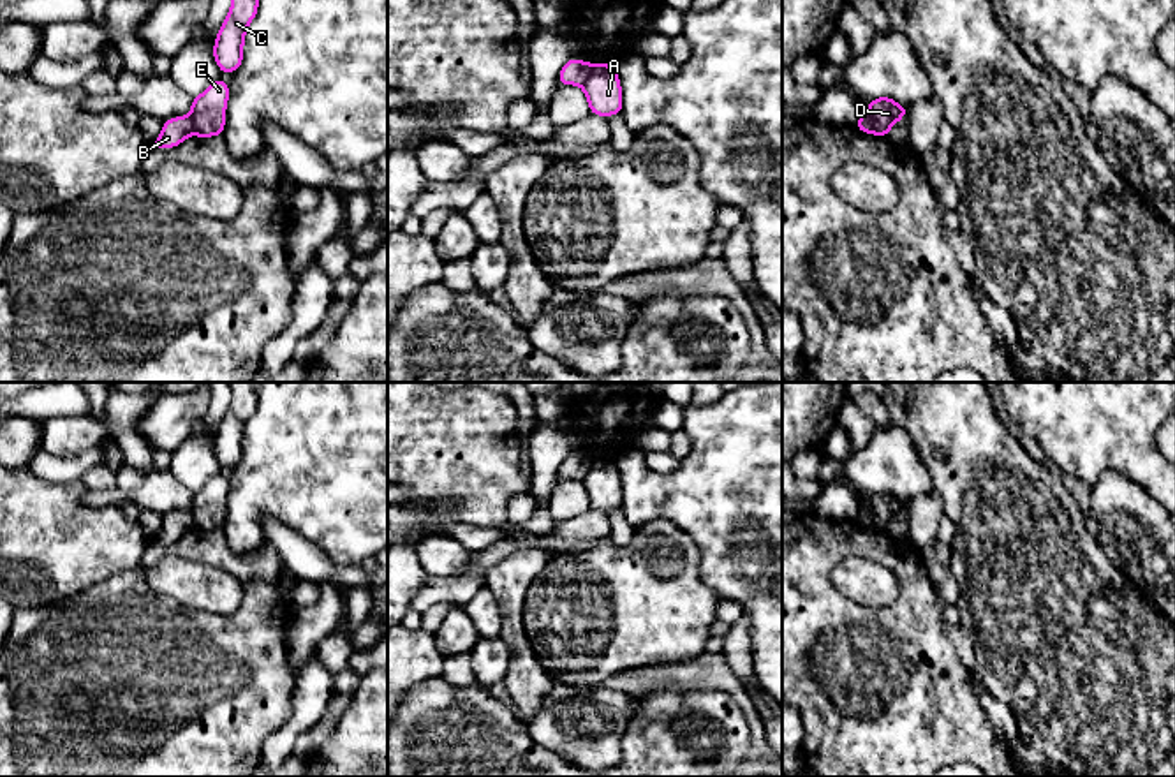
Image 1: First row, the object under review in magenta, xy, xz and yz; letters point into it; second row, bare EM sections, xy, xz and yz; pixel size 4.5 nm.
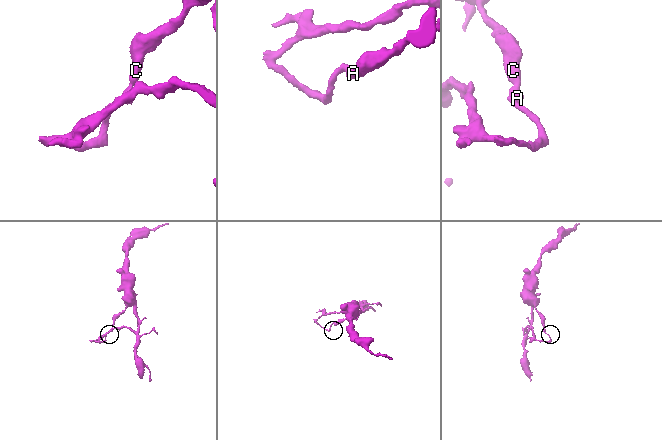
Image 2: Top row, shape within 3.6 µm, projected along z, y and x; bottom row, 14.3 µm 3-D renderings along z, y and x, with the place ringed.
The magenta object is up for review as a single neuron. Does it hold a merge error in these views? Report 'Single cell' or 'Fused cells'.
Fused cells

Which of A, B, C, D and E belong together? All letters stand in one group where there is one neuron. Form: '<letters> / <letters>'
A C D E / B

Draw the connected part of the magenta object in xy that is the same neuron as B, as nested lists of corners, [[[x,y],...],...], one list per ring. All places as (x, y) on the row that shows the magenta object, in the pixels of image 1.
[[[190,115],[180,118],[169,118],[164,122],[162,132],[151,146],[174,148],[192,134],[194,125]]]

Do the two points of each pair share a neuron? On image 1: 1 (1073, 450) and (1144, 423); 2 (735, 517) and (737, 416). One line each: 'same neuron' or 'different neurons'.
1: same neuron
2: same neuron

